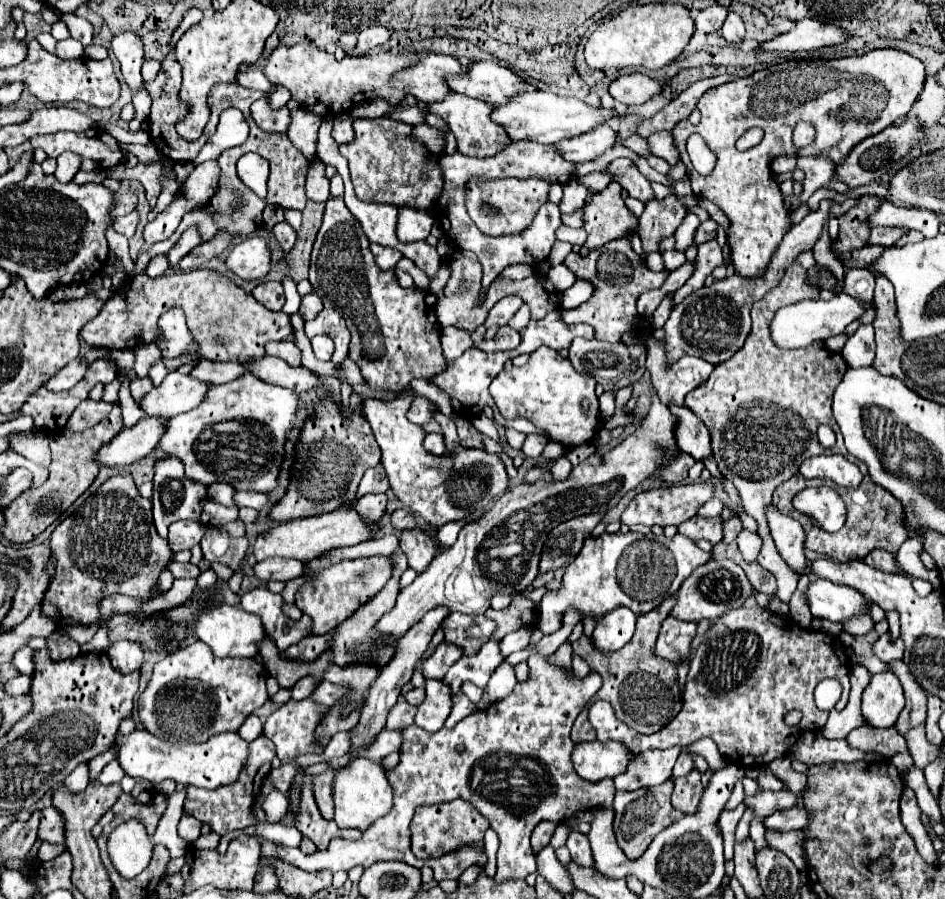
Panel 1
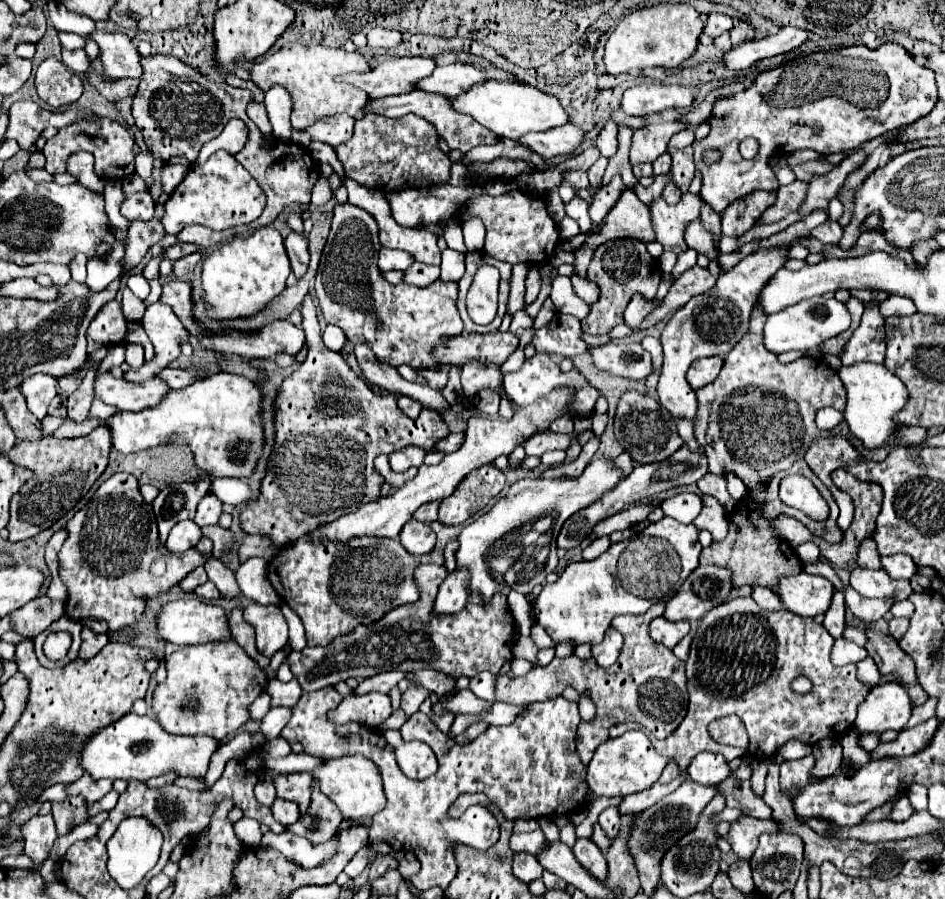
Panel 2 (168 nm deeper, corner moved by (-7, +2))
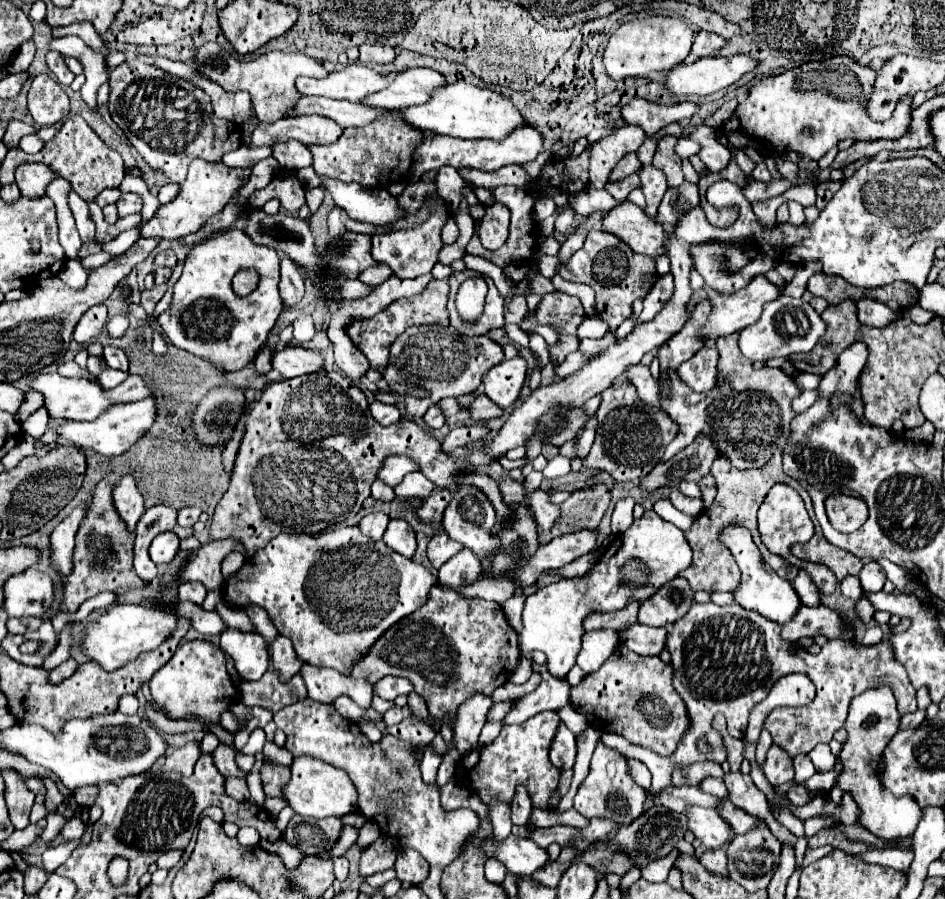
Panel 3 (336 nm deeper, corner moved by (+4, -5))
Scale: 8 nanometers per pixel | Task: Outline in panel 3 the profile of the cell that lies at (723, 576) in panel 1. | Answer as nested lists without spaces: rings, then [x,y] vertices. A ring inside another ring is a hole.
[[[680,576],[674,578],[672,582],[656,590],[652,598],[640,602],[638,624],[646,624],[646,626],[674,624],[692,606],[692,596],[694,592],[688,588],[688,582]]]

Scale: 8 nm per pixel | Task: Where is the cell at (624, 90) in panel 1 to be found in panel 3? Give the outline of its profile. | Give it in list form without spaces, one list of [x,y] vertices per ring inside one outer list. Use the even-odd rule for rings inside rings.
[[[634,98],[630,104],[622,108],[624,120],[628,124],[640,126],[648,138],[656,136],[662,128],[666,128],[672,122],[692,118],[694,112],[696,112],[696,104],[692,102],[680,102],[674,106],[658,106],[642,98]]]

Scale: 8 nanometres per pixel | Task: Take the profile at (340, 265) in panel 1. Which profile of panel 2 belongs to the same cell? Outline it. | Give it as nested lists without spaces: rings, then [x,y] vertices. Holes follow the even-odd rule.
[[[351,203],[335,205],[331,231],[329,231],[329,237],[327,237],[327,243],[323,249],[323,257],[319,263],[319,271],[315,277],[317,297],[319,297],[319,307],[323,311],[323,317],[327,323],[339,325],[351,343],[369,345],[381,363],[387,363],[391,367],[411,365],[413,369],[417,369],[417,367],[437,369],[441,365],[433,359],[433,349],[437,349],[447,339],[451,339],[463,331],[463,321],[455,307],[457,283],[435,281],[427,289],[413,287],[407,283],[399,283],[399,285],[387,283],[377,267],[377,255],[382,248],[378,235],[378,225],[367,211],[363,211]]]

